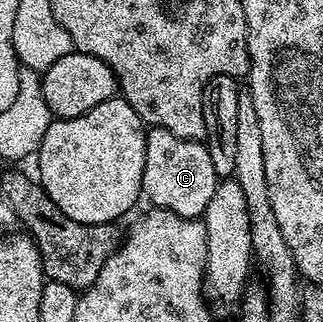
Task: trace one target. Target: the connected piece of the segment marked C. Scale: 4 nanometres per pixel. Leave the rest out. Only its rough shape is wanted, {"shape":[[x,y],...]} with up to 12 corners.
{"shape":[[146,133],[143,200],[203,218],[218,178],[204,141]]}

